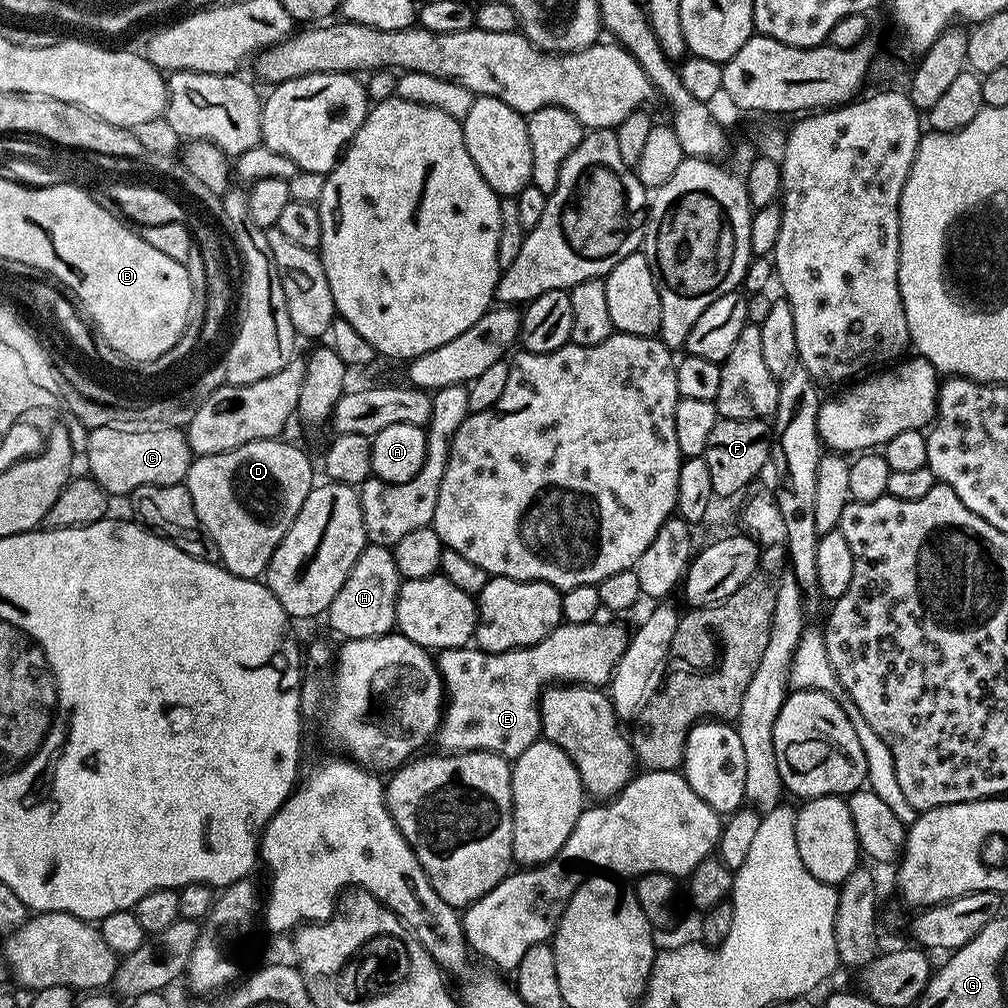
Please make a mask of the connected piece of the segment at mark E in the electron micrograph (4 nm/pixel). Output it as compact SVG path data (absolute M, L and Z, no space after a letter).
M561 624L542 642L528 648L512 648L509 652L482 652L475 646L467 648L442 648L435 653L434 661L444 681L444 715L436 729L435 743L440 743L445 753L493 752L499 756L515 758L536 740L541 739L540 693L546 686L562 684L587 684L590 688L607 685L618 658L628 645L629 629L620 624Z

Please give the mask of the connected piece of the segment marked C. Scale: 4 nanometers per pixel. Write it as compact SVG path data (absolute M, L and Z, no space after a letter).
M113 426L110 428L94 428L88 434L87 471L108 493L109 497L127 497L138 486L170 486L184 484L188 479L188 471L193 462L192 447L188 444L188 437L179 428L163 426L144 426L141 432L131 432L128 426Z

